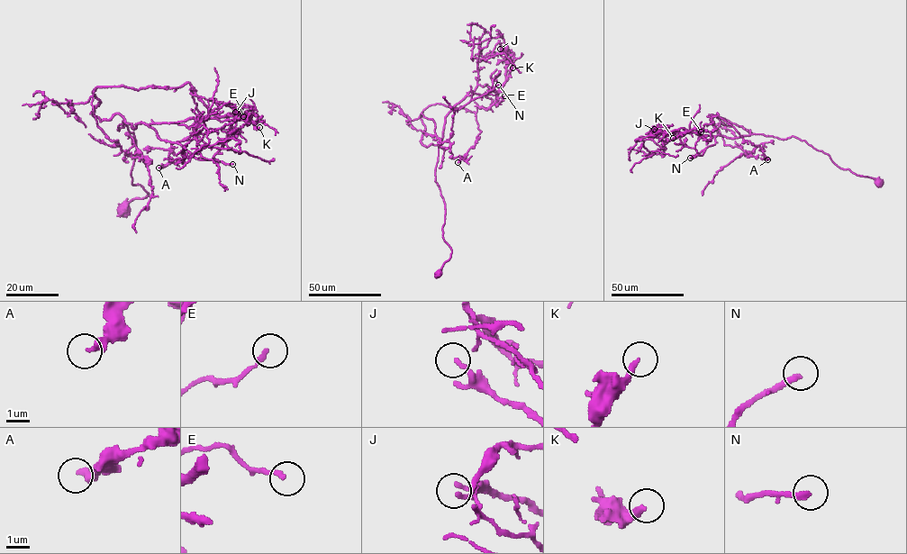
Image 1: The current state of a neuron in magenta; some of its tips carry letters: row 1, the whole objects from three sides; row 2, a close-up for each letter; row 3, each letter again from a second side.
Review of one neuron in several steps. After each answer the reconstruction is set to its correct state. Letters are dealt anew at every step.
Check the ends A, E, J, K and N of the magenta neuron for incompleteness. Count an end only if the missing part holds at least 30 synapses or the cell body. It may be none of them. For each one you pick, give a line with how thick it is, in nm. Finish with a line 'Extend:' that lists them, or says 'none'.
N: Thickness 240 nm
Extend: N

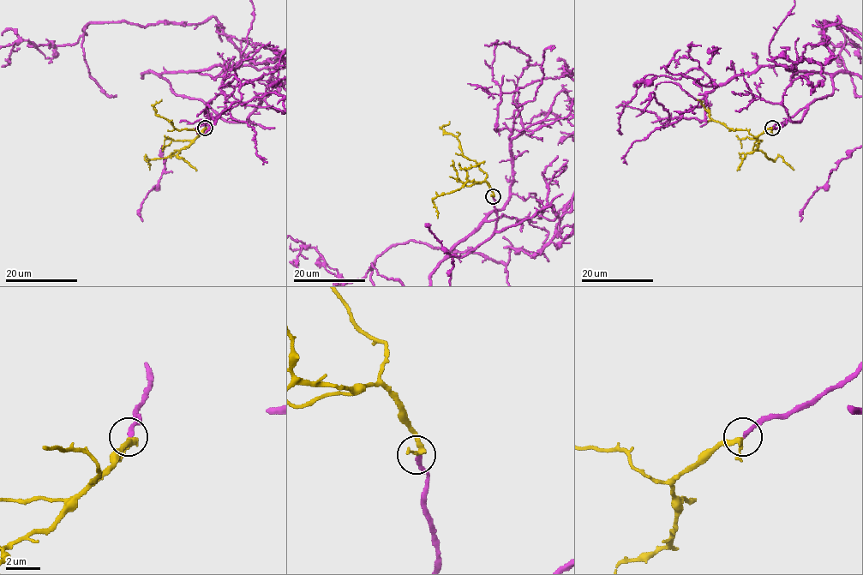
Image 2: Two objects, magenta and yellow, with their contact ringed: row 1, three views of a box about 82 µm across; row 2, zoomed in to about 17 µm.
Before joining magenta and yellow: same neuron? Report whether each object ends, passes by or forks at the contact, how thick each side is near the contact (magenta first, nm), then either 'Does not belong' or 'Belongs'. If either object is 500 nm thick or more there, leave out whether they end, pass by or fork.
At the ring magenta ends. At the ring yellow passes by. Thickness 240 nm (magenta) against 240 nm. Belongs

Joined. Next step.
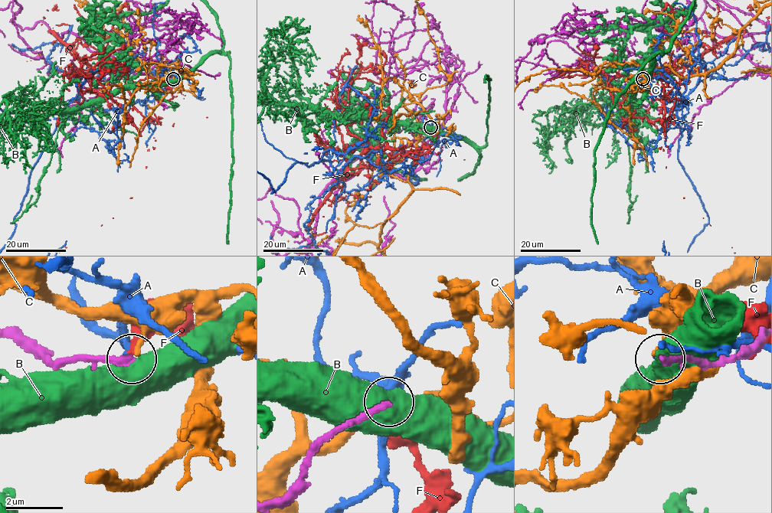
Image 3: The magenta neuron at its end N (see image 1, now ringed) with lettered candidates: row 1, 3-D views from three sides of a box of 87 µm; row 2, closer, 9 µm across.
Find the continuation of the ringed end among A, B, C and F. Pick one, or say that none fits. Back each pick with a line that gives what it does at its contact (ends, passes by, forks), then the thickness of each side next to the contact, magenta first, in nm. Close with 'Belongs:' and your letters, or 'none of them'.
Belongs: none of them

